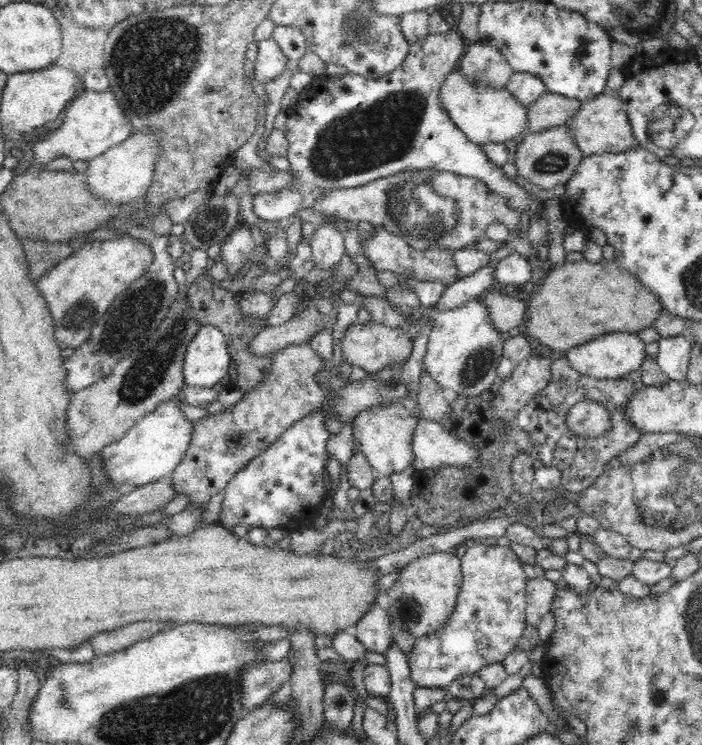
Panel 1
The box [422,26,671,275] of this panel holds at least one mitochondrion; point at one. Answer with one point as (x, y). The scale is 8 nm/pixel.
(550, 162)

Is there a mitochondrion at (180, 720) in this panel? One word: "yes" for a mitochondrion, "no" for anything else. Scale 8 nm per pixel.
yes

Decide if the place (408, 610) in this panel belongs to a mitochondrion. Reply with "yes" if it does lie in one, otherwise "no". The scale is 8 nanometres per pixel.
yes

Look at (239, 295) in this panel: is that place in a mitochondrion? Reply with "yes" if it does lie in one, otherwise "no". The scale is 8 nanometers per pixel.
no

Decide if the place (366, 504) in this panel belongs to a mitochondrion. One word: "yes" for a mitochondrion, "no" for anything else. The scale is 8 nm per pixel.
no

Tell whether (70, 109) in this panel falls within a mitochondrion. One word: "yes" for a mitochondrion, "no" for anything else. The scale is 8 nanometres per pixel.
no

